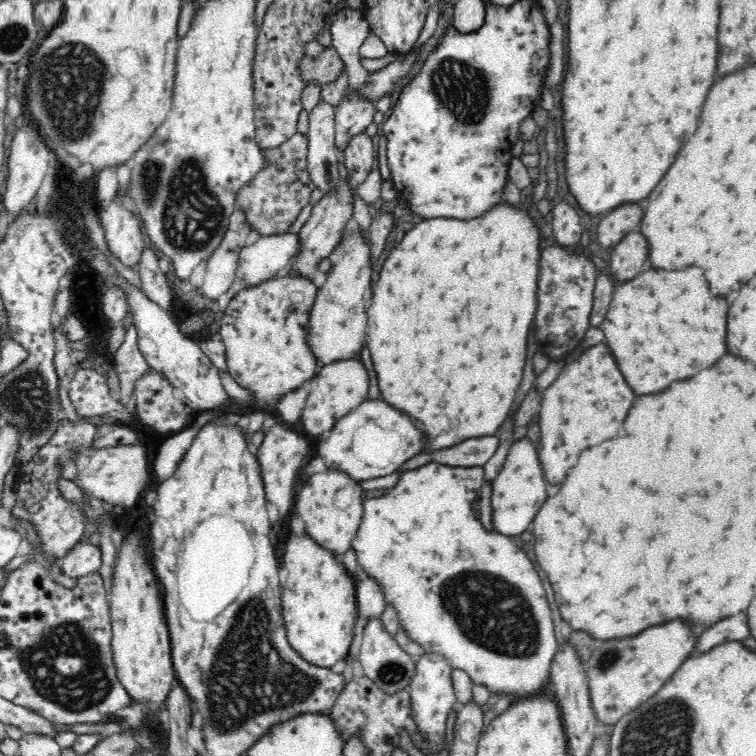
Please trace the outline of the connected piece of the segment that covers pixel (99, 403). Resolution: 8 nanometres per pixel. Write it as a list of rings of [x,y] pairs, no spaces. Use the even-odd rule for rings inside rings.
[[[90,366],[73,369],[71,376],[68,396],[80,417],[100,416],[122,408],[119,399],[110,395],[104,376]]]

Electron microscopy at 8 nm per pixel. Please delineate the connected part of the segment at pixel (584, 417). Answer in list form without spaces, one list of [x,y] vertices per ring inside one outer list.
[[[598,344],[578,358],[574,358],[552,382],[540,404],[540,462],[548,482],[556,484],[566,478],[566,470],[576,466],[578,456],[584,448],[590,448],[598,440],[614,438],[624,424],[624,418],[634,402],[634,392],[618,372],[612,356],[604,344]]]

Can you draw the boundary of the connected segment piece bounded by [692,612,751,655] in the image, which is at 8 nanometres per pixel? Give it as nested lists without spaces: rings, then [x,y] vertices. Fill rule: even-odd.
[[[736,614],[730,616],[726,620],[716,622],[710,628],[702,629],[698,634],[698,642],[696,642],[695,650],[692,655],[708,652],[714,646],[728,643],[729,641],[742,641],[743,639],[751,636],[750,629],[748,628],[748,620],[746,614]]]

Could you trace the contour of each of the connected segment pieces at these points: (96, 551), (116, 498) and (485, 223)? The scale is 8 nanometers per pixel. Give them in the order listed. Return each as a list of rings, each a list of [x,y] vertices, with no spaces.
[[[84,541],[82,545],[68,551],[57,563],[62,572],[73,579],[99,572],[102,564],[101,548]]]
[[[141,443],[93,449],[89,464],[76,473],[73,482],[85,494],[104,502],[111,511],[121,512],[132,507],[144,494],[150,480],[148,466],[148,453]]]
[[[504,202],[492,208],[486,216],[472,218],[472,220],[456,220],[444,216],[424,219],[406,232],[402,242],[386,258],[380,270],[380,278],[374,284],[372,304],[368,306],[365,344],[372,354],[382,398],[394,408],[400,408],[402,412],[410,414],[420,424],[420,428],[426,434],[426,446],[424,446],[426,453],[442,450],[442,448],[452,448],[470,438],[492,436],[496,434],[500,424],[508,418],[510,400],[514,402],[516,392],[520,388],[522,368],[526,362],[528,330],[534,322],[534,312],[536,312],[538,260],[540,260],[540,234],[538,234],[534,220],[528,216],[524,208],[512,208]]]

